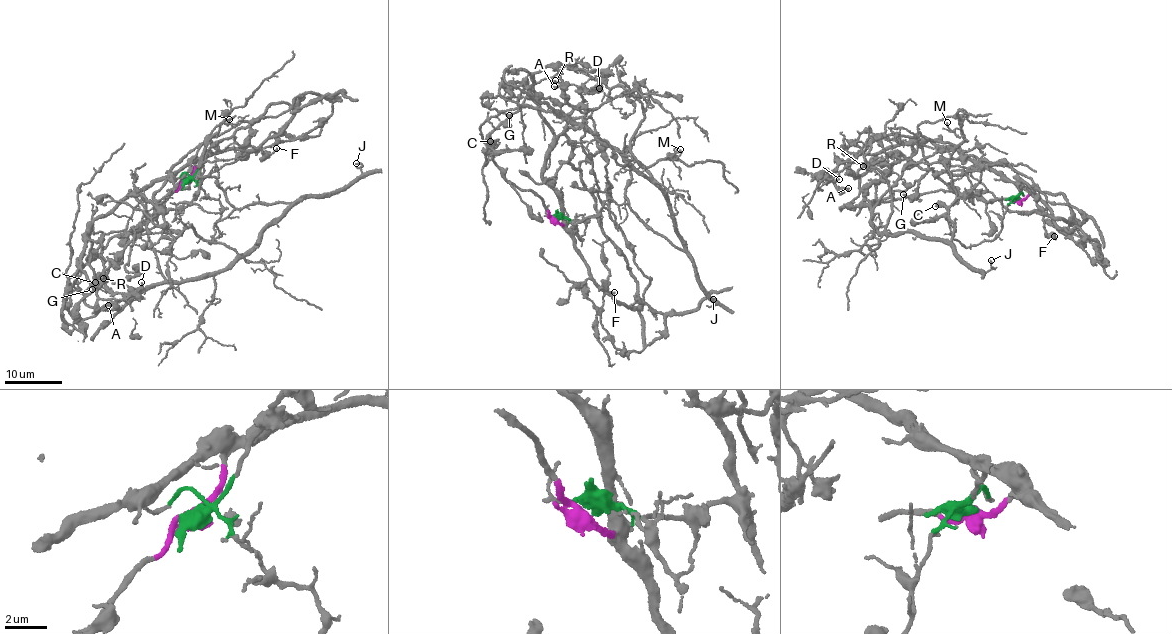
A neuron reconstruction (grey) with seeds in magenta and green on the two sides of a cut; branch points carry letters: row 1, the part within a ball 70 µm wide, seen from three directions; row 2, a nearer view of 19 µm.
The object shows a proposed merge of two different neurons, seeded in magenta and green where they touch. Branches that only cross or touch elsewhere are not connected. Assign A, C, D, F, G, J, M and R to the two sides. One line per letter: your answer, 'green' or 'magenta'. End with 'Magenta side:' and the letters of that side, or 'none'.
A: magenta
C: magenta
D: magenta
F: green
G: magenta
J: green
M: green
R: green
Magenta side: A, C, D, G

